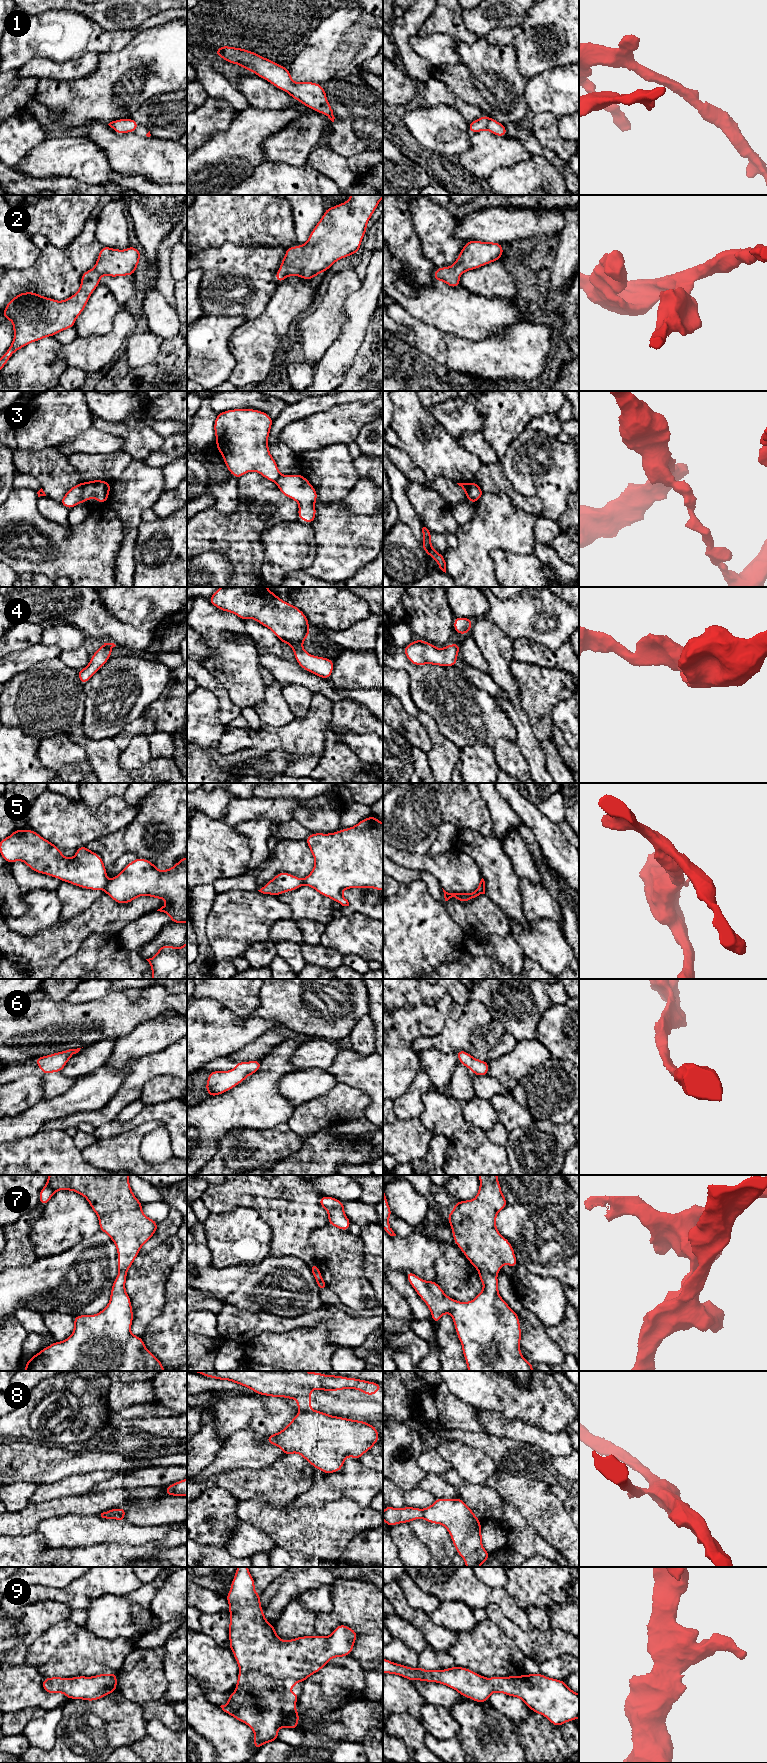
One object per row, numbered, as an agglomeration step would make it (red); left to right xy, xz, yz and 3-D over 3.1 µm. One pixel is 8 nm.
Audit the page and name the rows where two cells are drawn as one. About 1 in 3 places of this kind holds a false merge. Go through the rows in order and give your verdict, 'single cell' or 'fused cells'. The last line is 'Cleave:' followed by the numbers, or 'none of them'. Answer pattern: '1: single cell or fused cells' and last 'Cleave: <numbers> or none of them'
1: single cell
2: single cell
3: fused cells
4: single cell
5: fused cells
6: single cell
7: fused cells
8: fused cells
9: single cell
Cleave: 3, 5, 7, 8

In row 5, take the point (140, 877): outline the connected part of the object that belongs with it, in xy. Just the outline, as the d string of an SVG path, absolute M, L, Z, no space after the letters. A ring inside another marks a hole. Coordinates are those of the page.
M187 857L181 858L174 867L169 867L166 871L159 870L147 859L136 858L108 881L104 892L119 904L130 903L139 896L167 900L168 903L157 911L168 914L170 923L187 924Z

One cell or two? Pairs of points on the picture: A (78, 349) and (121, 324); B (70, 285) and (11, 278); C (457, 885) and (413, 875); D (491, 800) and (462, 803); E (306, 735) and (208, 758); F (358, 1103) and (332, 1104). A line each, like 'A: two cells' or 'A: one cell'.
A: one cell
B: one cell
C: two cells
D: two cells
E: one cell
F: one cell

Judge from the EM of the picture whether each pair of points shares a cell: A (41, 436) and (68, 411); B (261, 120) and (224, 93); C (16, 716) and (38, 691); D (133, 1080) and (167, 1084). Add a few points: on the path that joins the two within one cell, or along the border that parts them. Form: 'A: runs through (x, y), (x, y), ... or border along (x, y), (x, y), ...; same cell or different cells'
A: runs through (48, 429), (61, 416); same cell
B: border along (248, 105), (238, 111); different cells
C: runs through (21, 710), (34, 697); same cell
D: border along (170, 1076), (151, 1078), (145, 1084), (140, 1097); different cells

